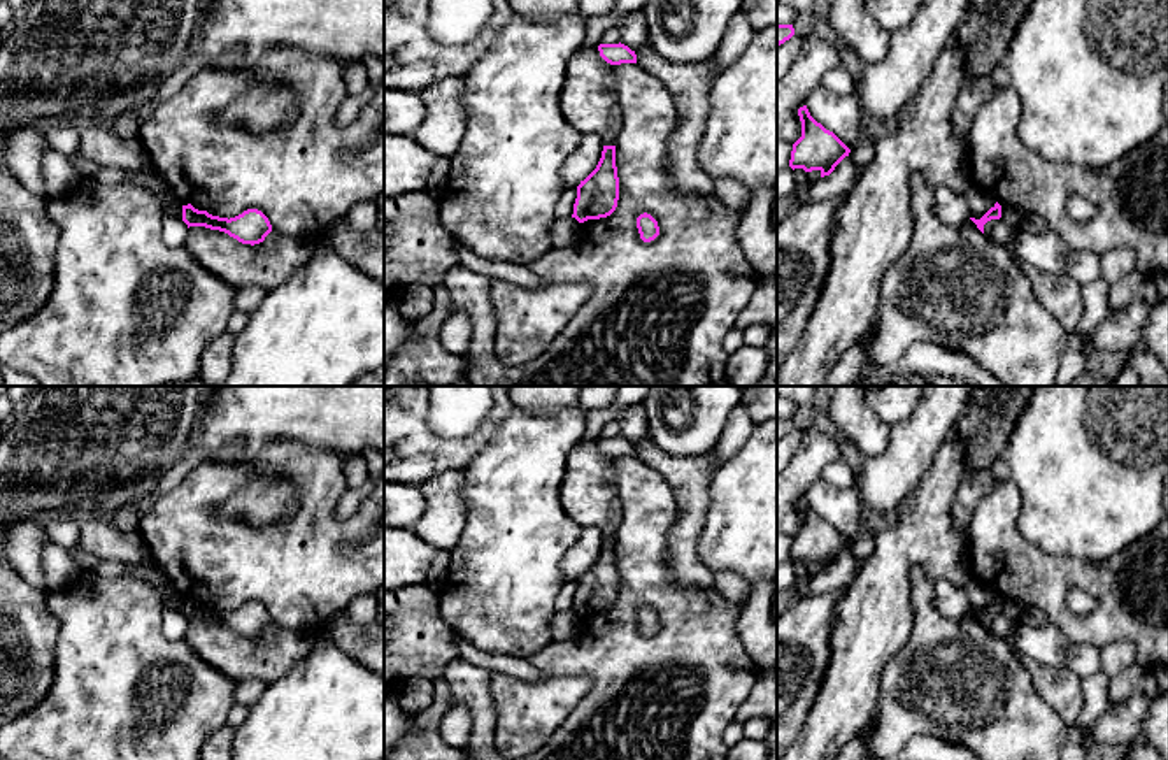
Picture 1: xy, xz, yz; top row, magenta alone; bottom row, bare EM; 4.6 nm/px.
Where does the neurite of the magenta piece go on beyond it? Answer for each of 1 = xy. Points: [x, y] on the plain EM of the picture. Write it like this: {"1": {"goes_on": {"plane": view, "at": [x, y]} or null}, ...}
{"1": {"goes_on": null}}

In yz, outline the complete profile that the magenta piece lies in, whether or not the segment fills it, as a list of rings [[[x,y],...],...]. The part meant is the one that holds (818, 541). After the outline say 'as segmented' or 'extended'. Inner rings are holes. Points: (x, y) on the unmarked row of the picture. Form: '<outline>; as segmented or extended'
[[[807,498],[798,502],[801,530],[793,537],[789,560],[805,565],[819,563],[821,570],[830,569],[835,560],[849,549],[851,542],[821,516],[817,516]]]; as segmented

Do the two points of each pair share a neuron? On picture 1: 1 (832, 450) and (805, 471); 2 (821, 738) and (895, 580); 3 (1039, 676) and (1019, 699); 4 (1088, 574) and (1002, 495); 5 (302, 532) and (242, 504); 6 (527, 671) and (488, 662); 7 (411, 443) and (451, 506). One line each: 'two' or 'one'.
1: one
2: one
3: two
4: one
5: two
6: one
7: two

